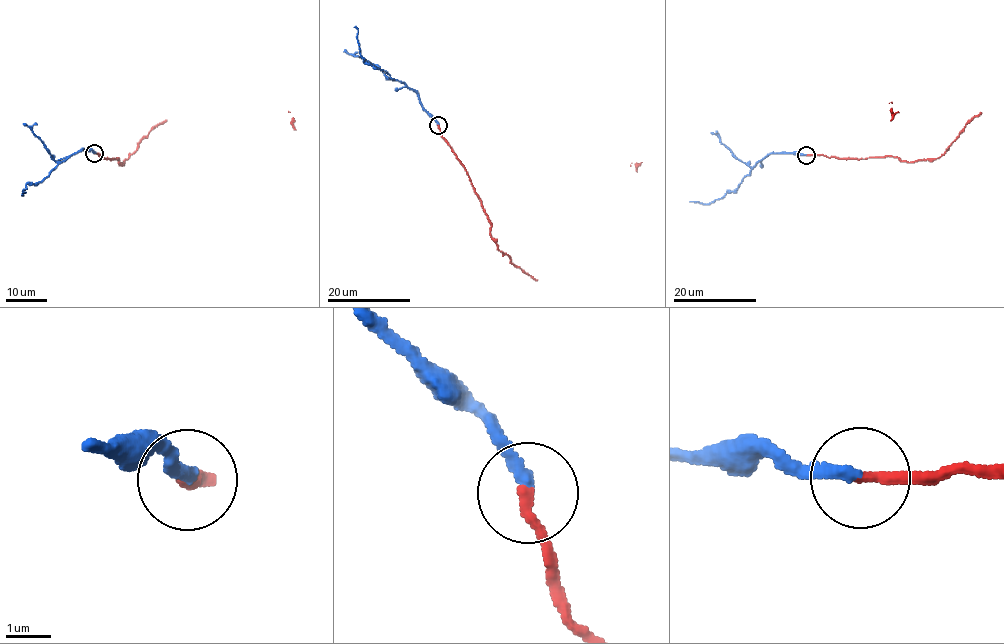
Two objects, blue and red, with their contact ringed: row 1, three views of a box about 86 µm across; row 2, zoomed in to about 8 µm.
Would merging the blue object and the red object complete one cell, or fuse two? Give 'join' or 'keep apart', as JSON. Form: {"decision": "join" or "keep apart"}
{"decision": "keep apart"}

